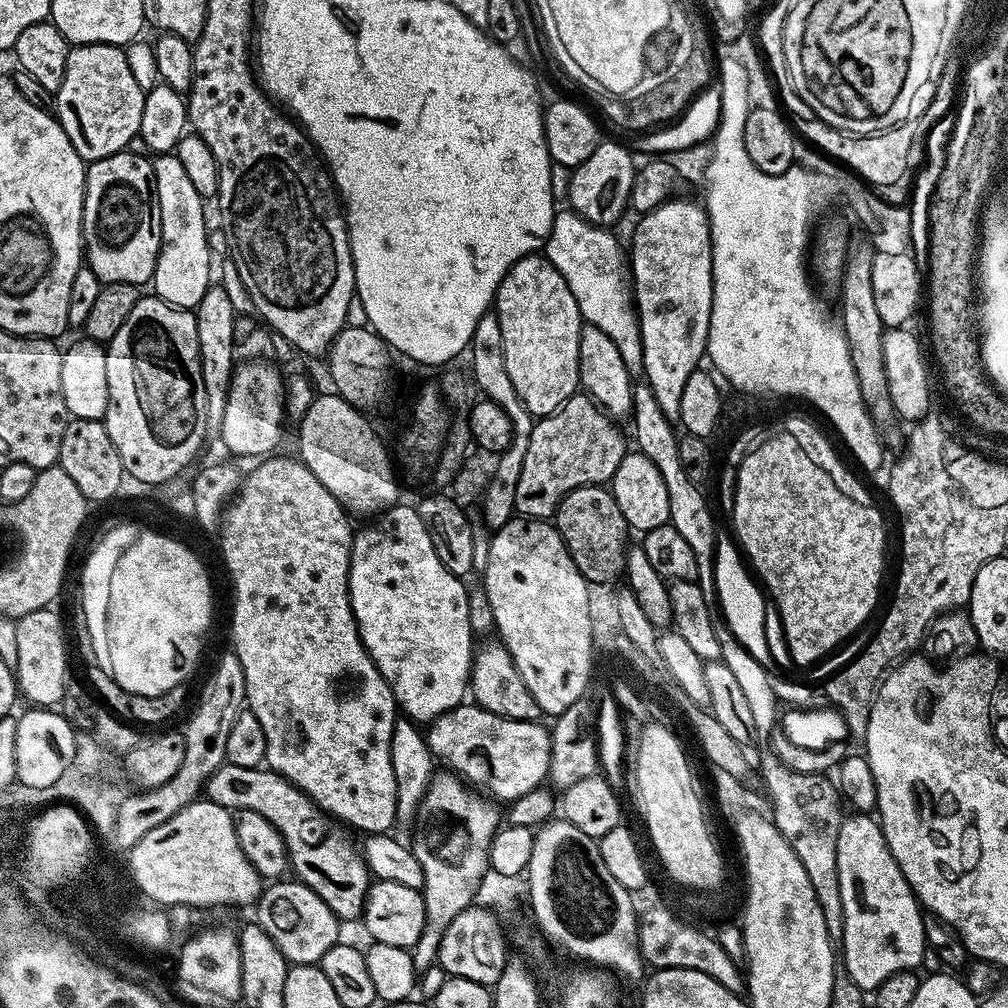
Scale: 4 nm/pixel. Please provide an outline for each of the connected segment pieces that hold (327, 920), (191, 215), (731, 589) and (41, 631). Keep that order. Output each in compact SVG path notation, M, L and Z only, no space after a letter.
M284 878L279 882L269 883L261 891L260 899L255 905L254 911L256 911L255 923L260 924L262 930L266 930L266 934L270 934L270 938L274 938L274 946L278 946L278 950L282 950L284 959L288 961L289 965L319 965L320 960L326 954L326 950L333 948L341 939L340 928L342 928L342 924L330 910L330 906L326 906L326 902L322 902L322 898L318 898L318 894L314 894L314 890L310 890L295 878Z
M159 153L155 155L152 160L152 169L155 170L159 221L162 222L158 262L152 279L153 291L167 304L174 305L176 308L192 310L200 304L206 290L212 286L212 280L210 280L210 246L208 244L210 230L206 227L204 220L204 197L198 194L198 190L191 184L186 170L182 167L181 160L176 157L175 153Z
M720 538L716 541L716 589L720 609L724 611L724 620L730 626L734 638L738 638L738 642L742 642L742 646L746 646L746 650L750 650L750 654L754 654L754 658L758 658L758 662L762 662L764 668L771 669L772 652L768 649L768 632L764 629L766 596L761 585L754 579L753 573L746 567L741 549L729 540Z
M51 607L42 610L34 610L34 614L26 614L16 620L18 630L18 662L14 669L16 686L21 697L24 696L32 706L51 709L59 700L63 701L66 696L66 689L70 683L68 677L68 648L64 645L64 624L60 621L60 616L52 612Z

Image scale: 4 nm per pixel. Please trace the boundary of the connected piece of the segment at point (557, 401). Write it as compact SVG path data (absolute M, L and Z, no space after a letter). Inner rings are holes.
M547 255L522 258L502 278L496 291L494 314L502 326L506 374L510 374L518 398L534 418L557 412L580 388L578 342L582 321L566 278L554 270Z

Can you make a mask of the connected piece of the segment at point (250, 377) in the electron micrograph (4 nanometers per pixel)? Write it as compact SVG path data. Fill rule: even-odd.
M252 360L233 371L232 386L228 391L226 411L218 436L238 456L265 457L276 450L274 448L282 438L286 421L286 384L284 378L264 363L262 360Z

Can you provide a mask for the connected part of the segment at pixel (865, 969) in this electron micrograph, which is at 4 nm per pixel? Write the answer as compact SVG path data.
M872 814L845 815L838 830L838 886L842 890L844 911L844 943L842 945L842 968L859 988L872 994L886 978L899 972L910 972L921 967L926 947L924 931L925 913L912 887L906 882L898 862L890 854L890 846L880 829L880 821Z

